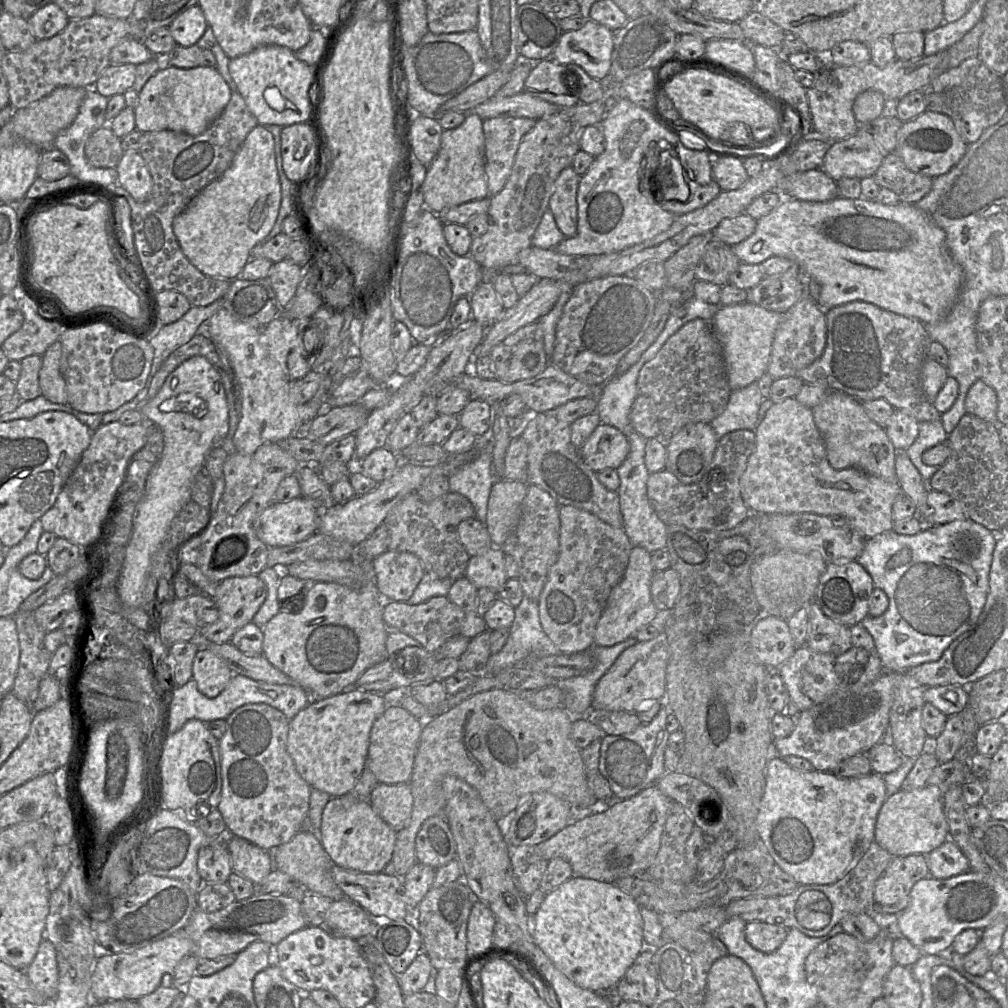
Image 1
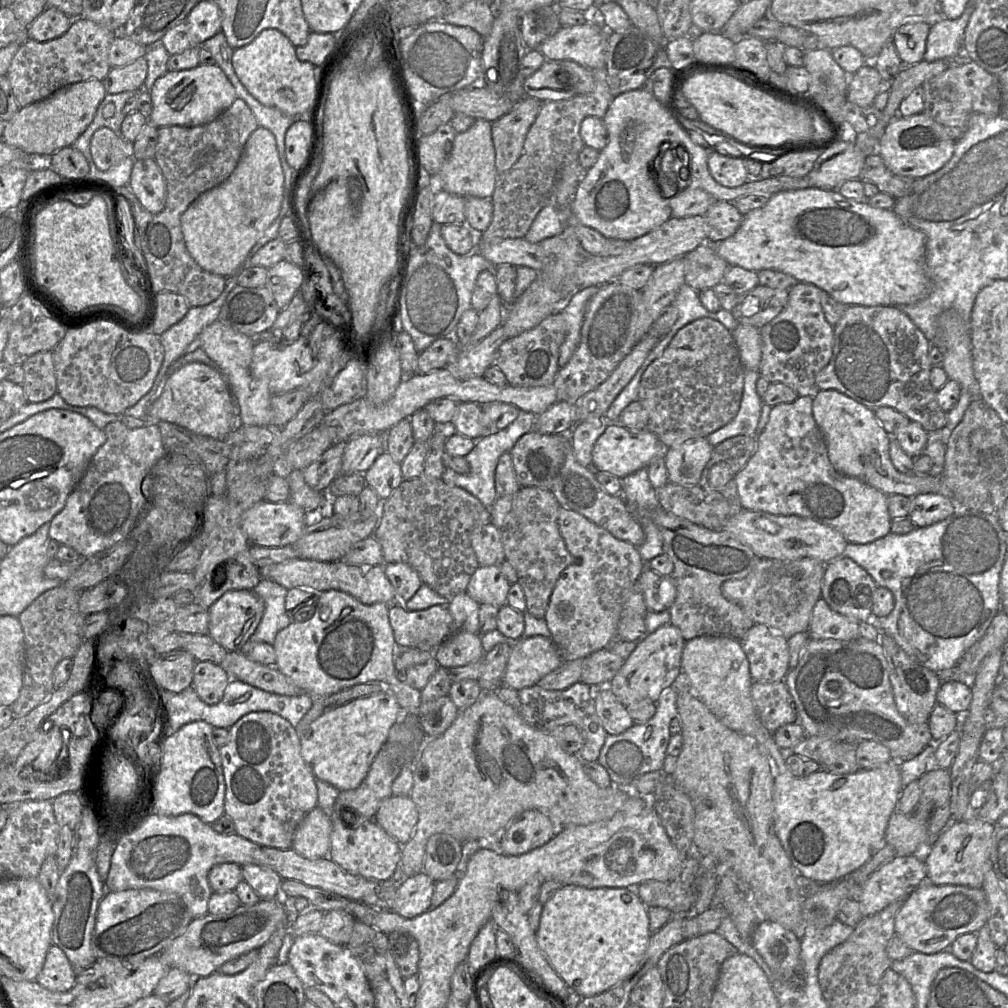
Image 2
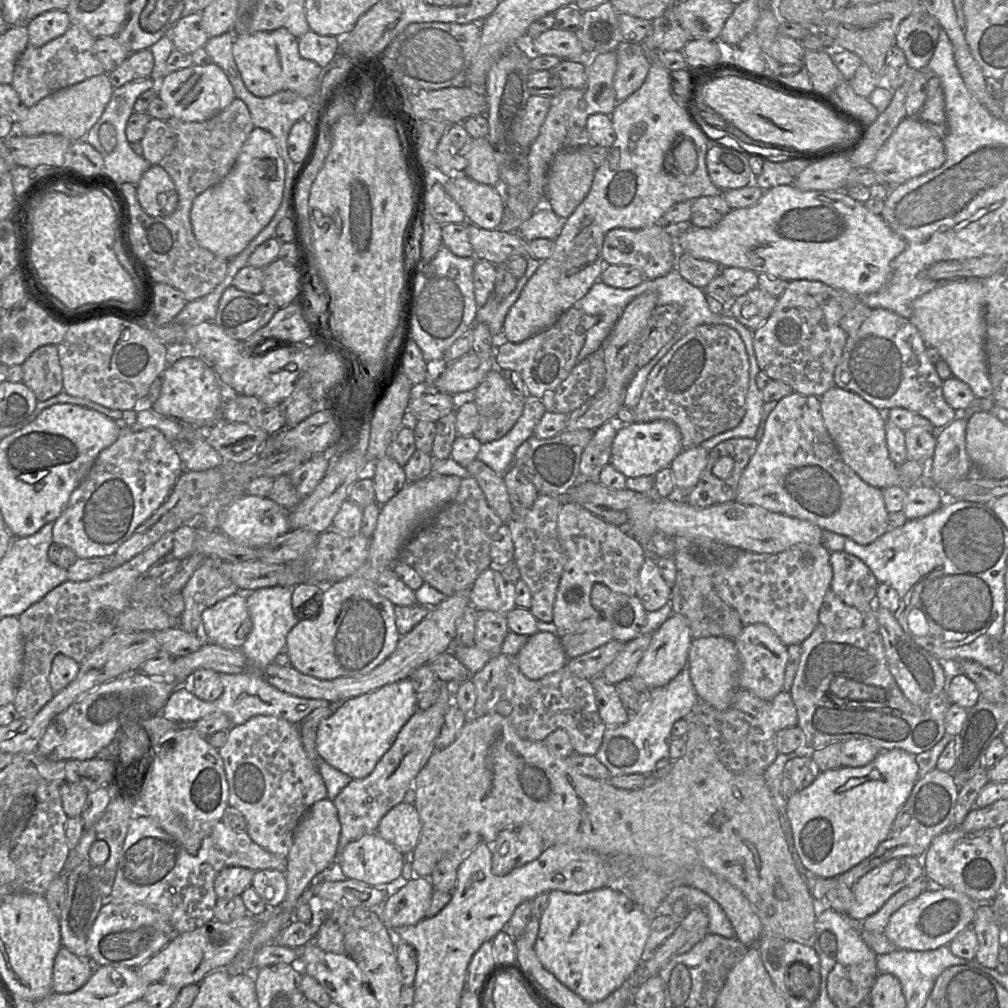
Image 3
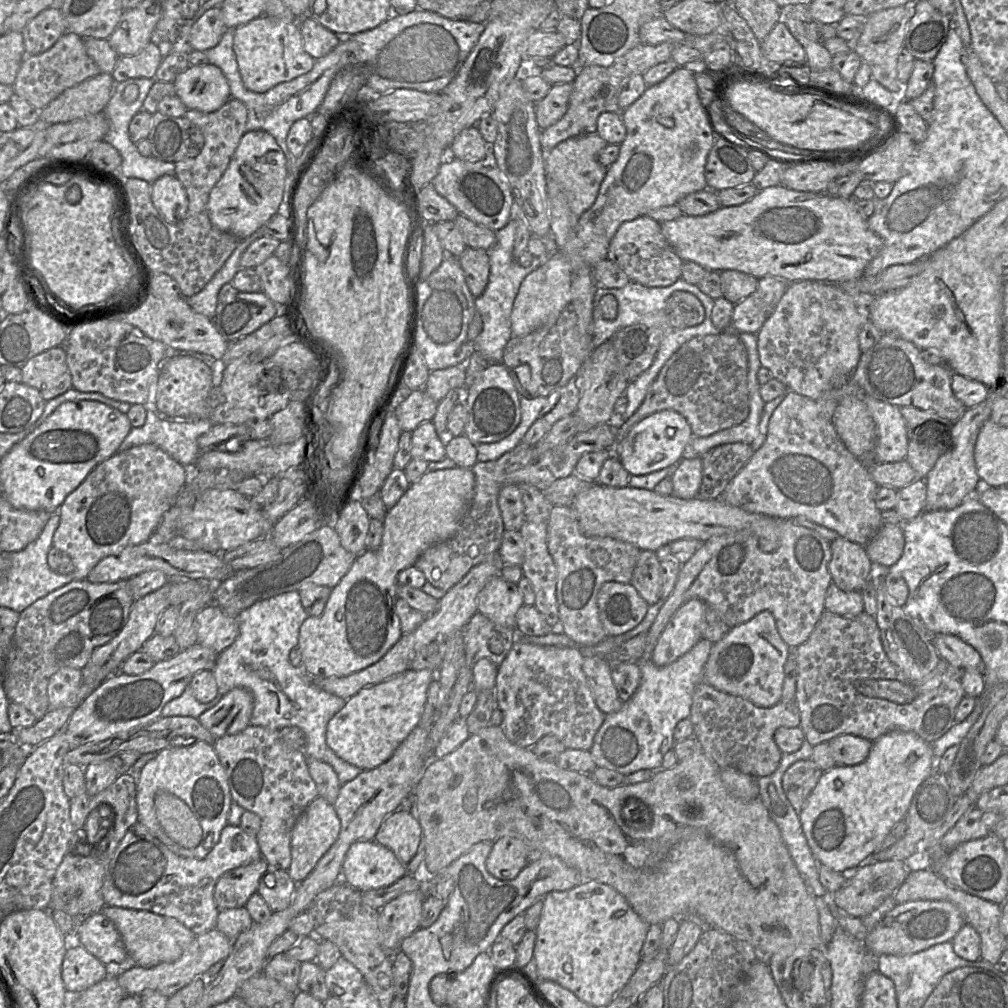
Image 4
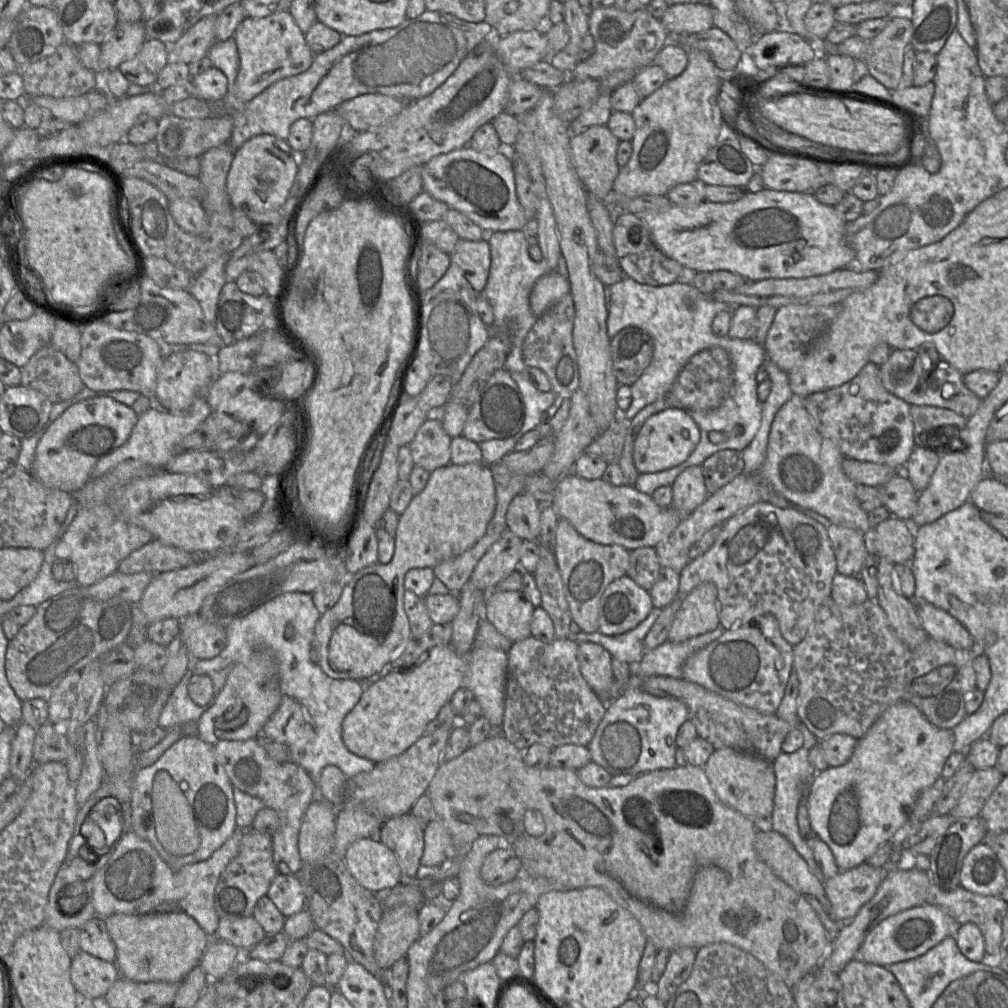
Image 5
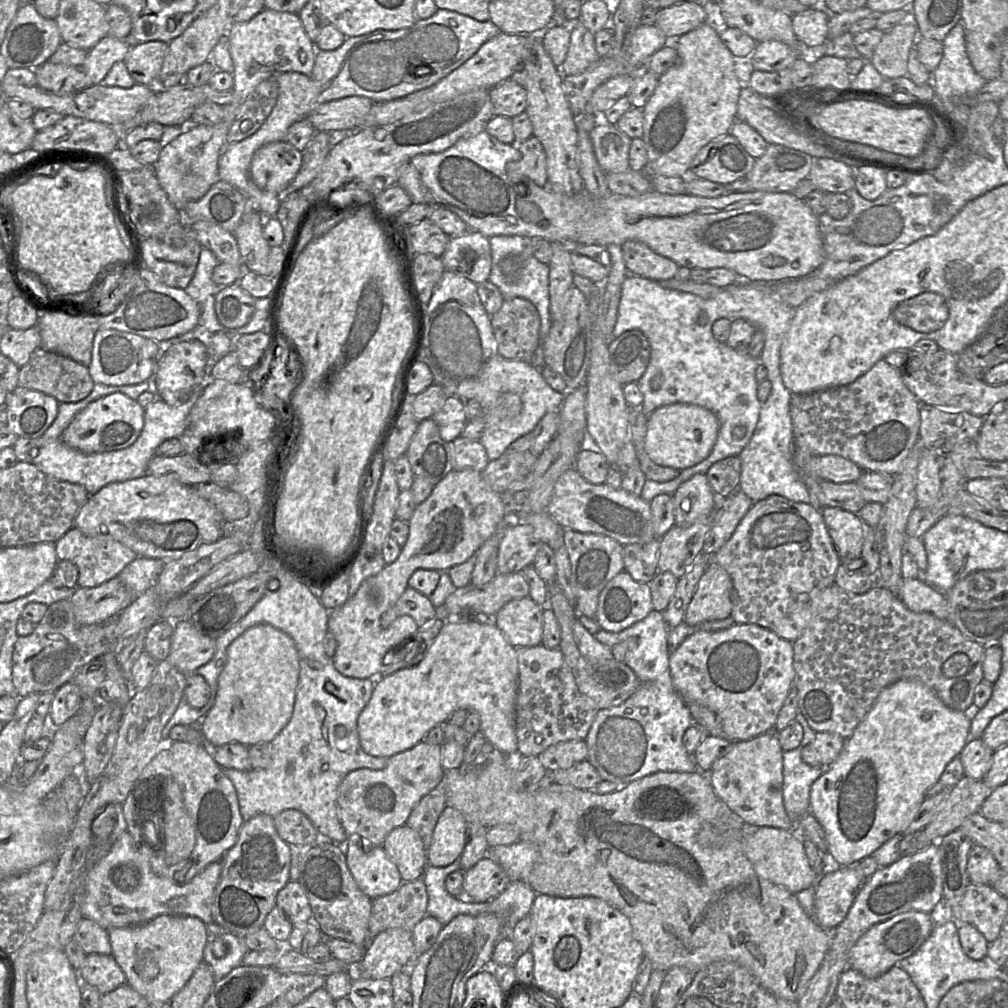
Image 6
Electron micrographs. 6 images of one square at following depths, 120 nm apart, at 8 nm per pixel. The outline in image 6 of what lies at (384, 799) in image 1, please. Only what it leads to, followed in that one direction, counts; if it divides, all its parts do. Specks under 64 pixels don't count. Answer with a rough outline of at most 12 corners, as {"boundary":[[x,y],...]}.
{"boundary":[[394,828],[382,848],[403,882],[423,877],[427,851],[416,830]]}

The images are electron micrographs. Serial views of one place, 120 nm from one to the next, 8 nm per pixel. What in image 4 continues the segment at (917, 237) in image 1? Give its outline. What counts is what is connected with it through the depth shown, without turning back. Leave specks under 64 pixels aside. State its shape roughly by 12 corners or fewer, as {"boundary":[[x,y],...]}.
{"boundary":[[758,191],[660,224],[684,262],[861,278],[882,239],[854,198]]}

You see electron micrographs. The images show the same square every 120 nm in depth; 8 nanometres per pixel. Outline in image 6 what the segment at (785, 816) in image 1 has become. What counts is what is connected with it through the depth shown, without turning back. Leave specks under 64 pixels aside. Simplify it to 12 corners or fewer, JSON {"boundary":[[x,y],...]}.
{"boundary":[[881,690],[809,812],[856,866],[902,836],[968,741],[971,710]]}

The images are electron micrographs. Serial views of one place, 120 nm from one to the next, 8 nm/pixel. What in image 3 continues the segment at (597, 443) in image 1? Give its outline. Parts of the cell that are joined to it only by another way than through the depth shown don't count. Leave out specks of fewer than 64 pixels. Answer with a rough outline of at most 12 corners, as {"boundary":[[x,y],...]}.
{"boundary":[[670,420],[619,424],[609,464],[653,477],[682,450]]}

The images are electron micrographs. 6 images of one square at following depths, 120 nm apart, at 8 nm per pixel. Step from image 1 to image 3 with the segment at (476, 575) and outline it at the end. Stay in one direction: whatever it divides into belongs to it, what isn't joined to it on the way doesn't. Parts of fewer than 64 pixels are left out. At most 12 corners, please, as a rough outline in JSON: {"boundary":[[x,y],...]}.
{"boundary":[[500,568],[484,570],[469,589],[477,610],[506,615],[515,584]]}

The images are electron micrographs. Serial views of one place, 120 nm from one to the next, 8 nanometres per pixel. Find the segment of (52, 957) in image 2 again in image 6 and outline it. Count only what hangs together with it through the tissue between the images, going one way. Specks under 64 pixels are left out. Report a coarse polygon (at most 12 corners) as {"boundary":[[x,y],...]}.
{"boundary":[[89,954],[78,971],[101,995],[126,983],[111,955]]}

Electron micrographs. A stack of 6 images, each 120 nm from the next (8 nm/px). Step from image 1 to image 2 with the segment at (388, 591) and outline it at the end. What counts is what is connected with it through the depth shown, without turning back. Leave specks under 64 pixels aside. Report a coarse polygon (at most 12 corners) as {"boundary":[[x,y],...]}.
{"boundary":[[384,563],[398,603],[410,600],[422,585],[405,563]]}

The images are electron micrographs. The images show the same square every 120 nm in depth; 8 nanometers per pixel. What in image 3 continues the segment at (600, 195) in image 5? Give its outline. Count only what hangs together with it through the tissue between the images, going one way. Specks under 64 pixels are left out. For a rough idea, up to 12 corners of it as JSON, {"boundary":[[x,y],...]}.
{"boundary":[[590,145],[550,164],[545,205],[563,219],[591,189]]}

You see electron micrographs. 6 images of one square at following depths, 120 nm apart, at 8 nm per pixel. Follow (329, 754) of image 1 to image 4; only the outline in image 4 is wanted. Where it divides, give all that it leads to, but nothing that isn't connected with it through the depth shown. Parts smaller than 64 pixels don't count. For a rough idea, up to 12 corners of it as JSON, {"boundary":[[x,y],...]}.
{"boundary":[[436,671],[363,688],[328,722],[327,745],[362,770],[418,726]]}

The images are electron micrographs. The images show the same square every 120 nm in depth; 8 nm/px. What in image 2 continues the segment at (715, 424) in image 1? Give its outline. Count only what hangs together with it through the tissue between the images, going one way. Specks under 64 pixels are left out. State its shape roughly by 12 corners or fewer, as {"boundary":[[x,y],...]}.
{"boundary":[[759,370],[746,371],[741,404],[728,424],[706,437],[713,447],[755,437],[764,403]]}

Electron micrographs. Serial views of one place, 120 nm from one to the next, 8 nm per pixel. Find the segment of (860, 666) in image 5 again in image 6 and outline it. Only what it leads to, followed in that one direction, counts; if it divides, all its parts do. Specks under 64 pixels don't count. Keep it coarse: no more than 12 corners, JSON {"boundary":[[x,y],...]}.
{"boundary":[[880,584],[811,592],[799,711],[845,740],[918,679],[974,711],[984,647]]}

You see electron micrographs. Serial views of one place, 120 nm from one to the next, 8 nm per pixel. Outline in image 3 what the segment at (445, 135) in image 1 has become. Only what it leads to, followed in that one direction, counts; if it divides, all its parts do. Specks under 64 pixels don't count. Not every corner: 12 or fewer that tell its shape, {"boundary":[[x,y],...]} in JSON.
{"boundary":[[487,137],[468,143],[464,175],[500,186]]}

